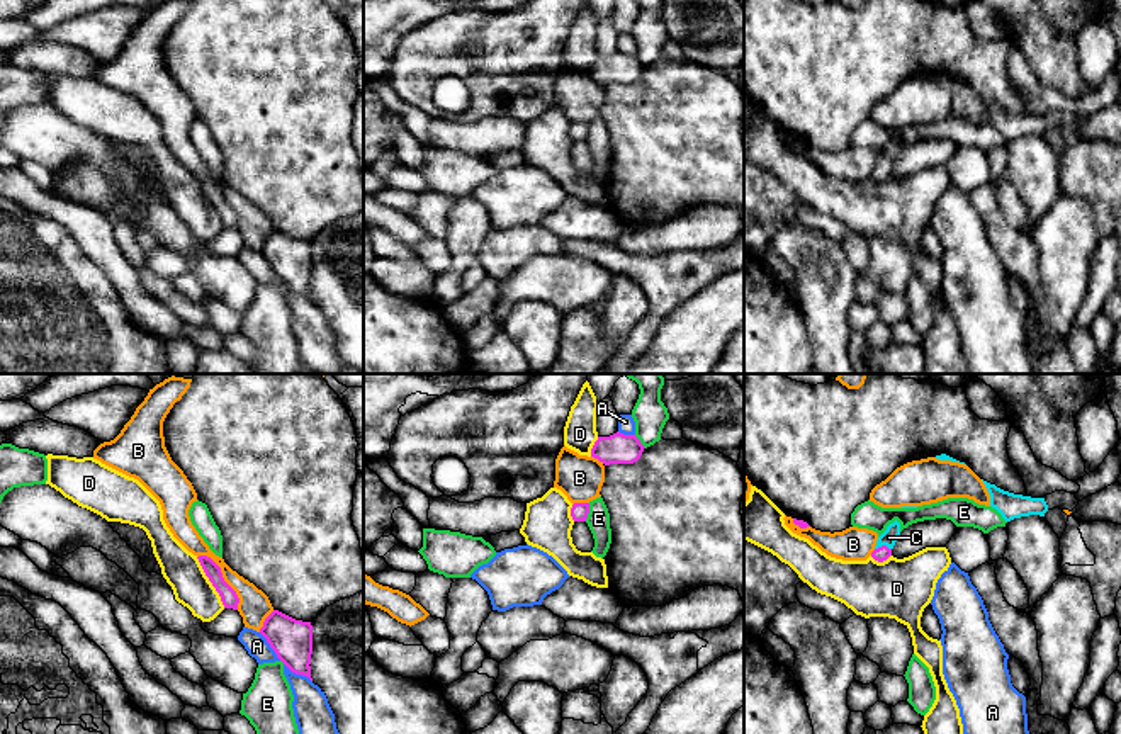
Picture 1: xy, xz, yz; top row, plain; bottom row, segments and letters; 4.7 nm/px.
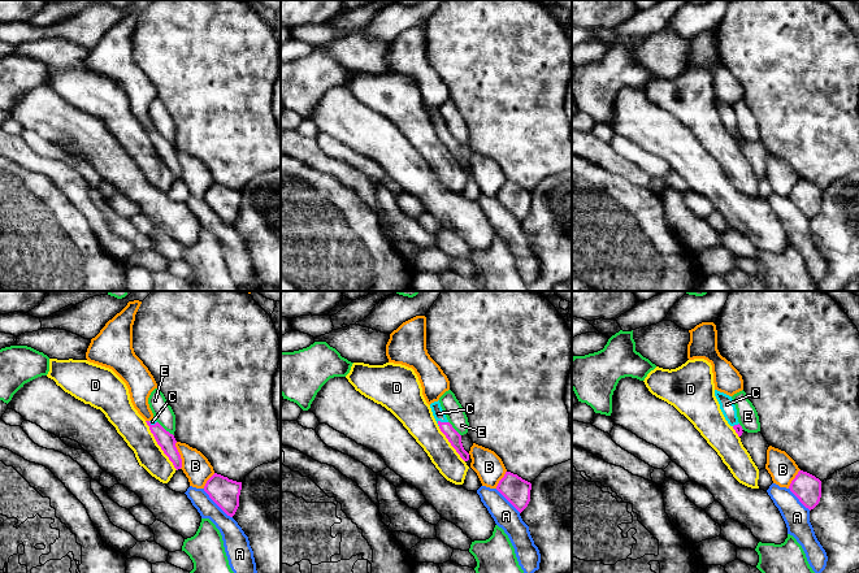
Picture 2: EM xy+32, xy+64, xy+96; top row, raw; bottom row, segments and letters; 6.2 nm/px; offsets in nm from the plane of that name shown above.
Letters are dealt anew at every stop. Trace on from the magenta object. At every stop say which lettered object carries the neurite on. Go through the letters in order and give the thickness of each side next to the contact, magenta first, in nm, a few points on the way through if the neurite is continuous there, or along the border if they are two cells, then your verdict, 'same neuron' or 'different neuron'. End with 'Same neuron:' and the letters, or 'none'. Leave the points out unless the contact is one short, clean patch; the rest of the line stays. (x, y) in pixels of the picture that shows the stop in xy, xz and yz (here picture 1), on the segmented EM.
A: calibres 200 and 110 nm; different neuron
B: calibres 80 and 150 nm; different neuron
C: calibres 70 and 80 nm; way yz (880, 554), (882, 546), (889, 537); same neuron
D: calibres 80 and 180 nm; different neuron
E: calibres 80 and 110 nm; different neuron
Same neuron: C

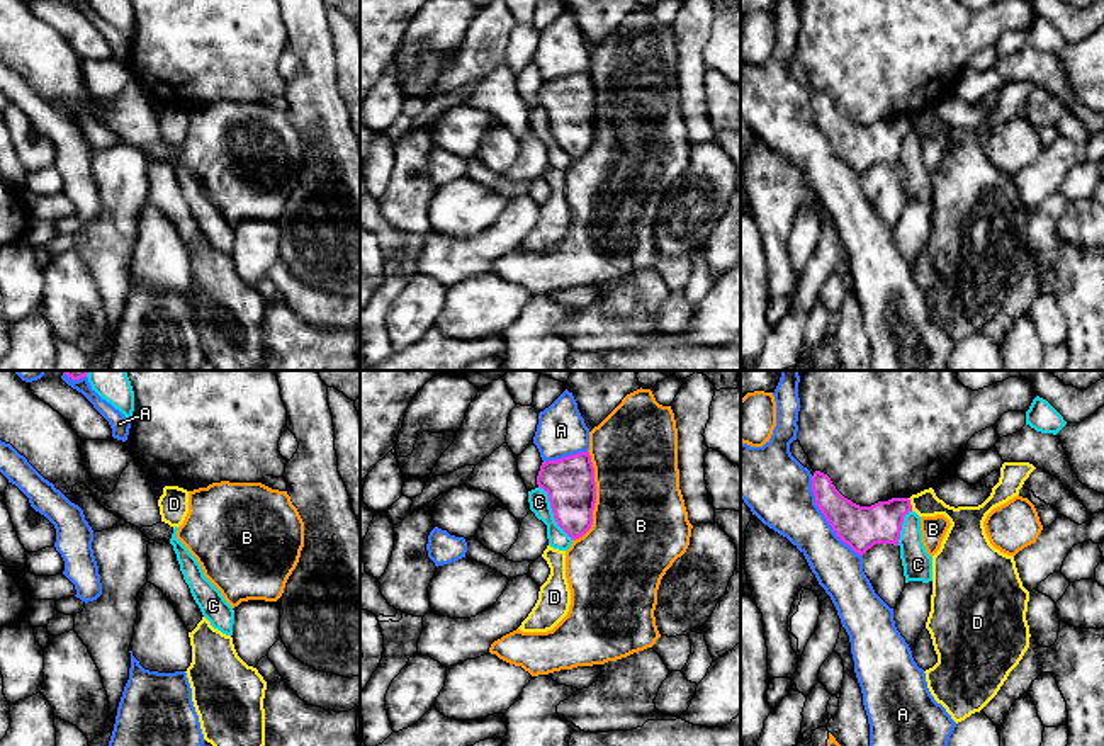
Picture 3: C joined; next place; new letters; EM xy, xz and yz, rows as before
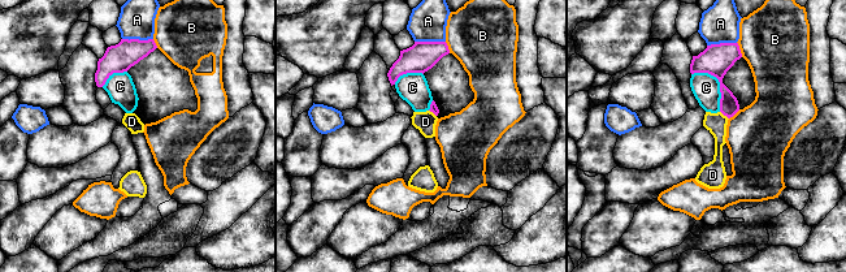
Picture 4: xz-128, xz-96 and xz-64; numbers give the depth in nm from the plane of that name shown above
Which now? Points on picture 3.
A: calibres 200 and 300 nm; different neuron
B: calibres 240 and 460 nm; different neuron
C: calibres 240 and 100 nm; different neuron
D: calibres 200 and 120 nm; border yz (907, 498), (912, 510); different neuron
Same neuron: none

